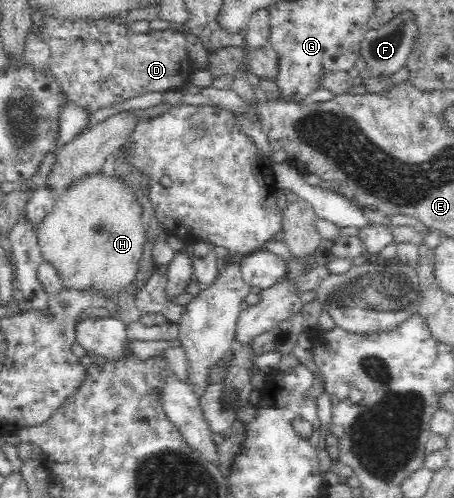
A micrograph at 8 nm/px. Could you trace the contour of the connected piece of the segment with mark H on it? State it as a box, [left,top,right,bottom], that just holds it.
[36,173,146,304]

